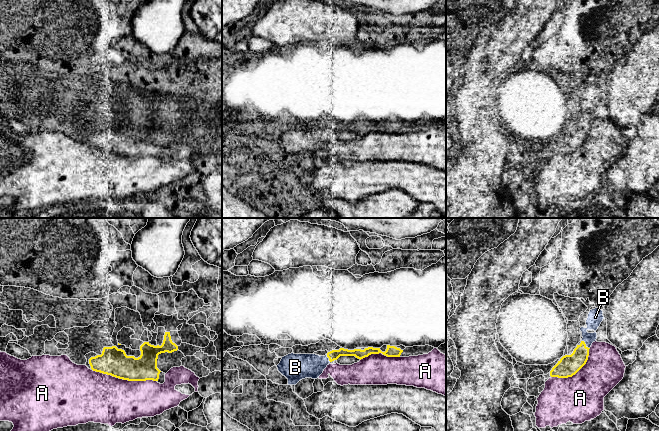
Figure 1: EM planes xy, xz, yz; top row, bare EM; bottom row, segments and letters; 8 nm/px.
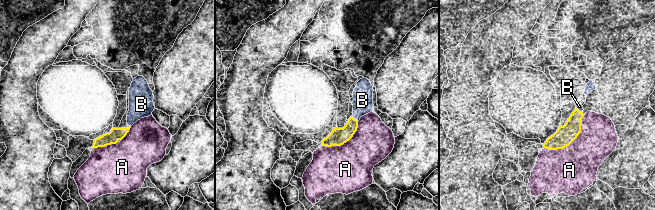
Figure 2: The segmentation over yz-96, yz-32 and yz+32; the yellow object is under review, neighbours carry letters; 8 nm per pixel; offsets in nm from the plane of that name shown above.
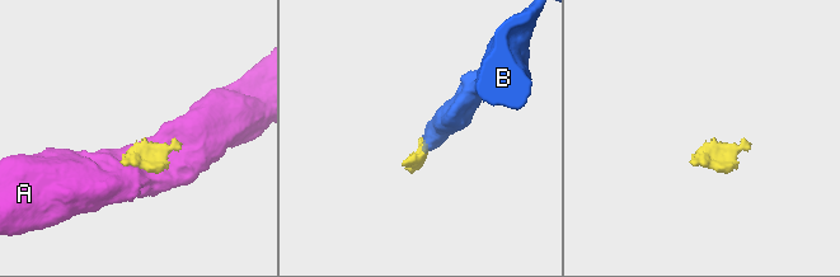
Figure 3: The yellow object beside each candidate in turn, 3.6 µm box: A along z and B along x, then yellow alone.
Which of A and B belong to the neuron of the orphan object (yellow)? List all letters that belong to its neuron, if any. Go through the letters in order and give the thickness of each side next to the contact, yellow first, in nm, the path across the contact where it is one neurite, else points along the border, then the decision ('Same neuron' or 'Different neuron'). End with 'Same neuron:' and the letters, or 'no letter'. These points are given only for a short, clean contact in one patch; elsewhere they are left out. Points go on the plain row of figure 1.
A: Thickness 220 nm (yellow) against 400 nm. Different neuron
B: Thickness 170 nm (yellow) against 120 nm. Same neuron
Same neuron: B

